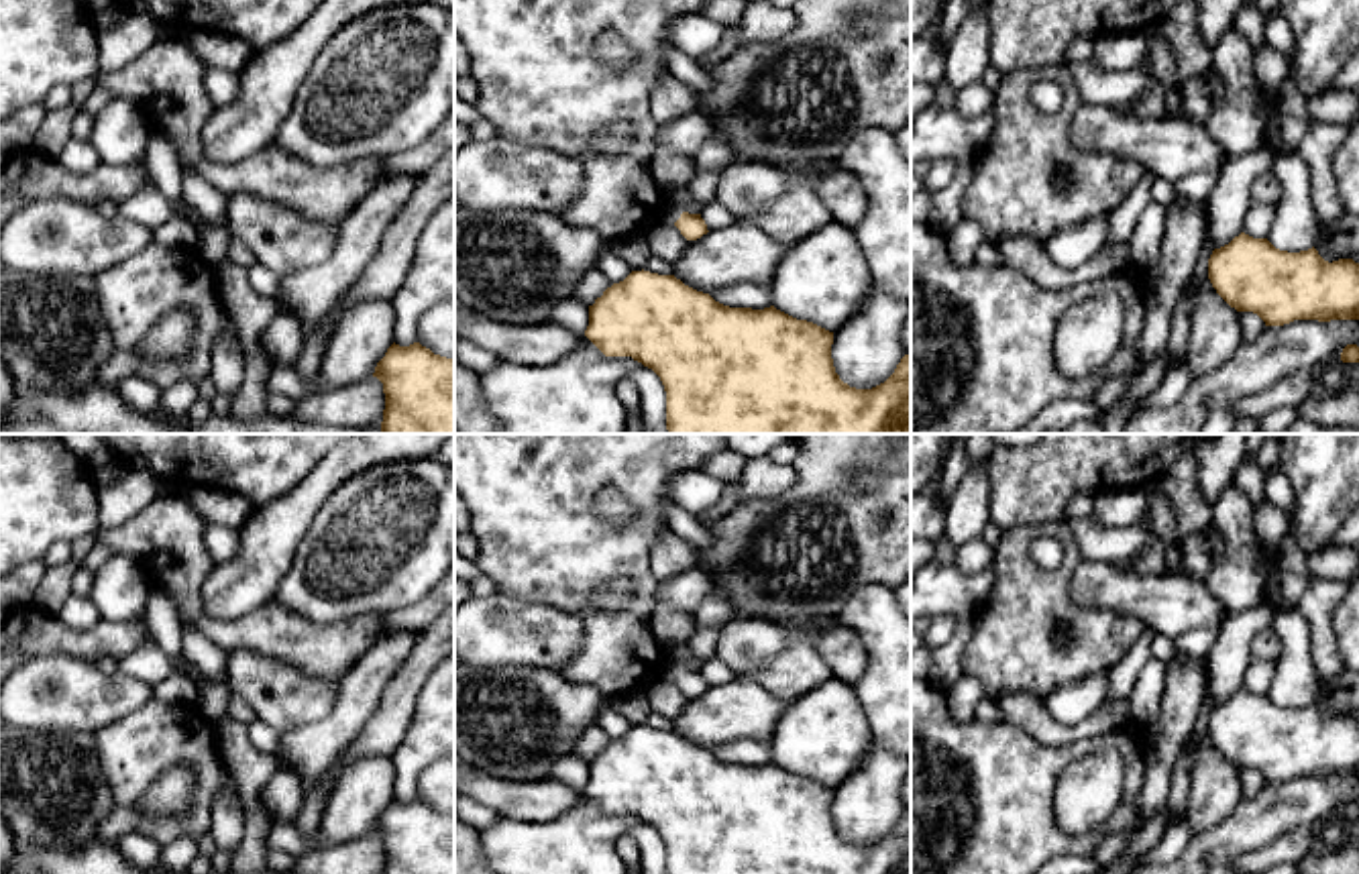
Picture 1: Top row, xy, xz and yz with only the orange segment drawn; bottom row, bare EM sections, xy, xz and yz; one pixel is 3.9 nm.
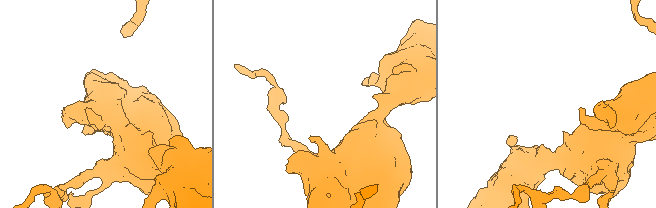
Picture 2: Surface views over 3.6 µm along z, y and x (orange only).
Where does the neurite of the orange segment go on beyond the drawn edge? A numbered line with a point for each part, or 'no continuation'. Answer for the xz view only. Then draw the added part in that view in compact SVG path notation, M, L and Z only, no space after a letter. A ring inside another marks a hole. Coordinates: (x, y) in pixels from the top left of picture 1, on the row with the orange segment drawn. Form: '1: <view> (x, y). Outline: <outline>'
1: xz (671, 212). Outline: M668 198L658 222L674 224L681 218L683 210Z

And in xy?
no continuation

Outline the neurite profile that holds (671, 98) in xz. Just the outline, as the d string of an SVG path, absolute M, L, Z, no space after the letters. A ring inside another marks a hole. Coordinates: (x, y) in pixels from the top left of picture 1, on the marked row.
M662 75L650 96L652 120L658 128L695 112L697 90L674 75Z

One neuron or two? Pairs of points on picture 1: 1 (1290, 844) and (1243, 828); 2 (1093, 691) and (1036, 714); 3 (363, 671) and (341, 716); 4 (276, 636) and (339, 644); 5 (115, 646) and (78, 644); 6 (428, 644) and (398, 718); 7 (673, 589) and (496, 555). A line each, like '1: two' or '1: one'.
1: two
2: two
3: one
4: one
5: one
6: one
7: two

